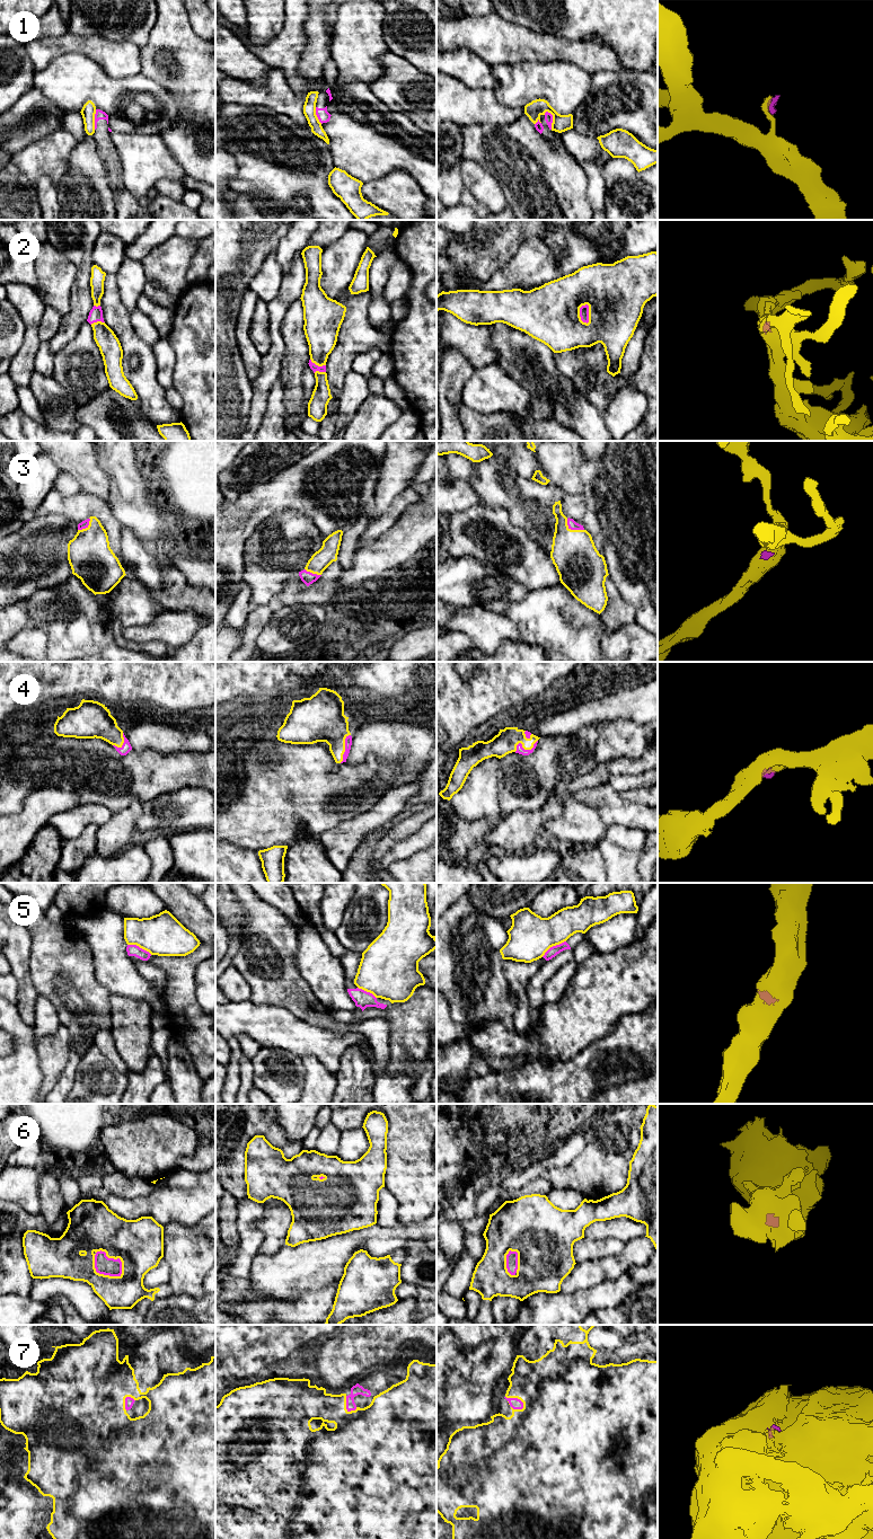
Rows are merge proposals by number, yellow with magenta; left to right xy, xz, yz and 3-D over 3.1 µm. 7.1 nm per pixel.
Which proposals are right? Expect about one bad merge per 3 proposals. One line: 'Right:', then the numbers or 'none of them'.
Right: 2, 3, 4, 6, 7

